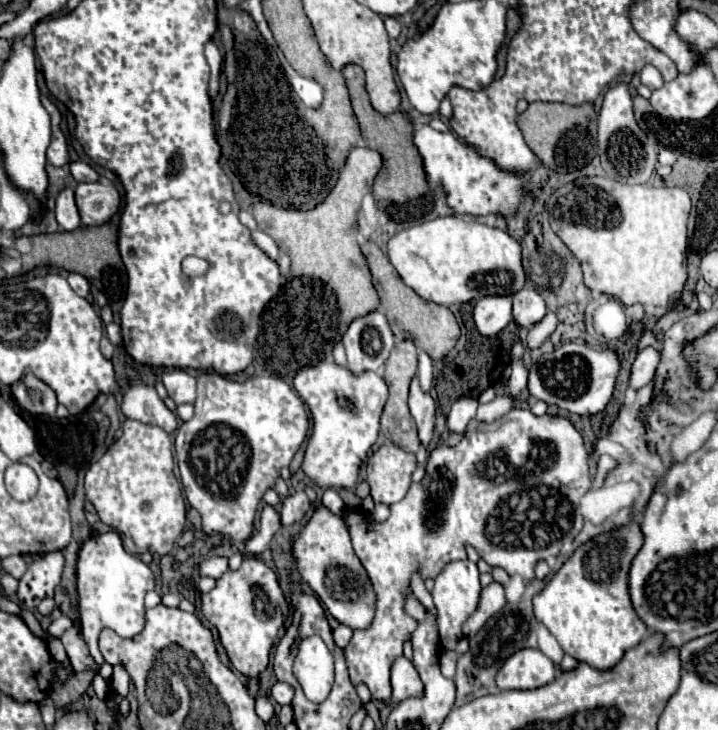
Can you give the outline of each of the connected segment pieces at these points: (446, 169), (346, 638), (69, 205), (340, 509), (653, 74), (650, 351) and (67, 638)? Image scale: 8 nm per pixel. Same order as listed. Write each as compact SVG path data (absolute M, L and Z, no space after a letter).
M422 126L420 130L414 132L414 144L420 150L420 156L424 158L428 182L434 184L438 180L444 186L448 206L454 208L458 214L512 216L518 210L524 182L522 176L498 170L492 160L478 156L452 132L436 132L430 126Z
M338 626L336 630L334 630L334 640L336 640L336 644L340 646L340 648L344 648L348 642L350 642L350 638L352 638L352 628L348 628L348 626Z
M64 188L56 198L56 220L64 230L76 230L80 226L80 214L74 202L74 190Z
M328 488L328 490L324 492L322 504L324 504L330 512L334 512L334 514L338 514L338 516L344 516L344 502L342 502L342 498L340 498L332 488Z
M644 66L644 68L642 68L642 72L640 72L640 82L642 82L644 86L648 86L650 90L658 90L658 88L664 84L662 74L660 74L654 66Z
M644 348L634 364L632 364L632 372L630 372L630 388L640 390L642 386L646 386L652 378L654 378L654 370L658 366L658 352L654 348Z
M74 626L68 628L68 630L64 632L64 636L62 636L62 644L64 644L64 648L66 648L68 662L70 662L70 666L72 666L74 672L84 670L86 666L82 666L82 664L88 664L88 668L94 668L94 670L100 668L100 666L90 658L90 652L86 650L86 642L84 642L82 634L78 632L78 628L74 628Z

